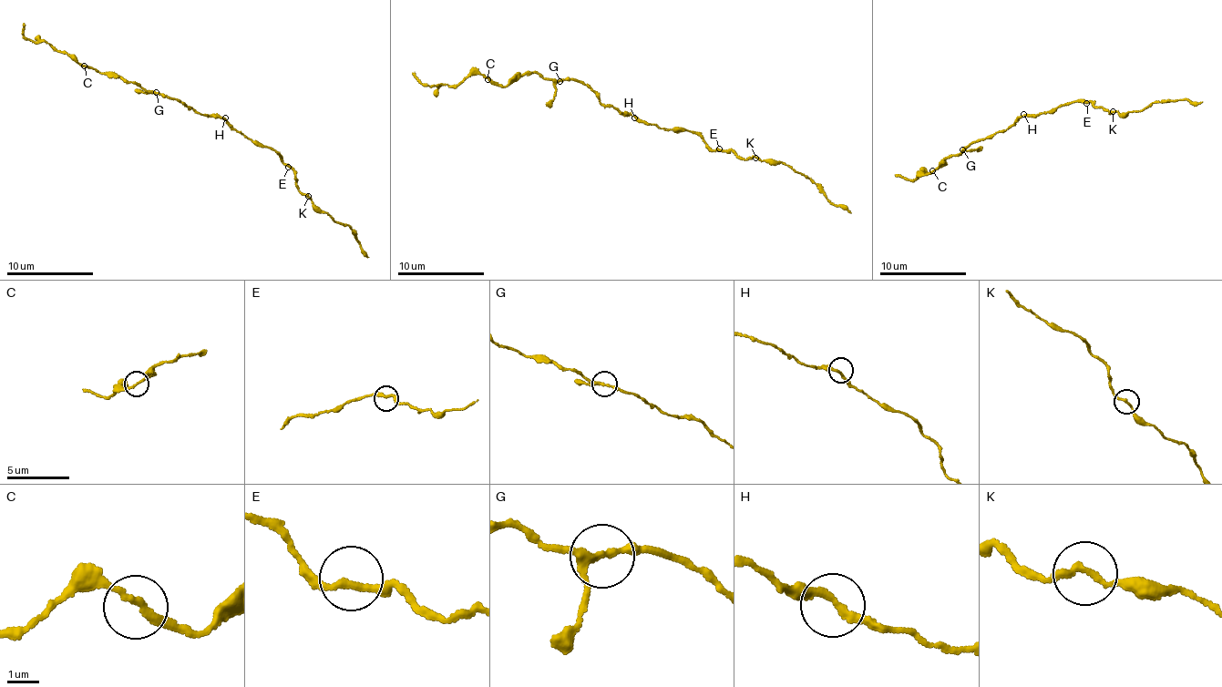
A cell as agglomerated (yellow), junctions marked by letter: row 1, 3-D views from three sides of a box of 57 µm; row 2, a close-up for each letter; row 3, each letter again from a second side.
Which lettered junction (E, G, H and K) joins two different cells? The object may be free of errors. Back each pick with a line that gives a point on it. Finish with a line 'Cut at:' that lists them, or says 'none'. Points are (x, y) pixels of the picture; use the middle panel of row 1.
Cut at: none

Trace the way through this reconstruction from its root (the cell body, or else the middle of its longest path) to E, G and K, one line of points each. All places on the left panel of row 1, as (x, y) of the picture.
E: (218, 117), (227, 120), (232, 129), (241, 132), (242, 135), (277, 150), (283, 164), (288, 167)
G: (218, 117), (193, 110), (192, 107), (178, 99), (155, 93)
K: (218, 117), (227, 120), (242, 135), (279, 152), (283, 164), (294, 173), (299, 190), (308, 196)

